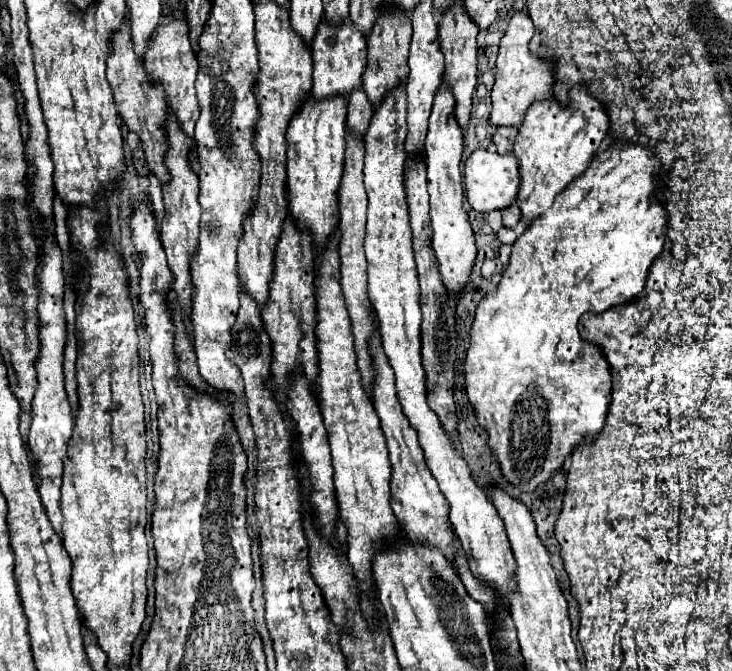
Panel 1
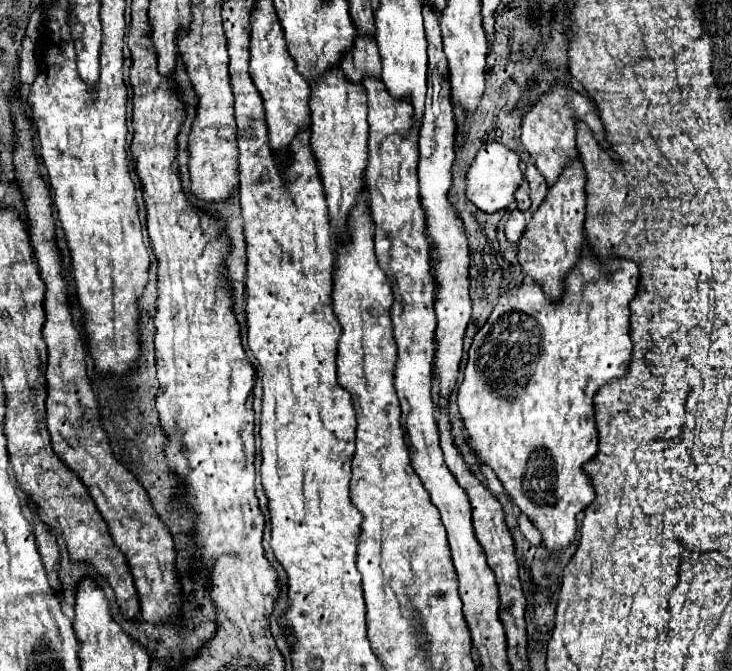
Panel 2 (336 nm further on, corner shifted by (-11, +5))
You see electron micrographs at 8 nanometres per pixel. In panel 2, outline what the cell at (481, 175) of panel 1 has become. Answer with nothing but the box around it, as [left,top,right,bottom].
[466,143,524,213]

